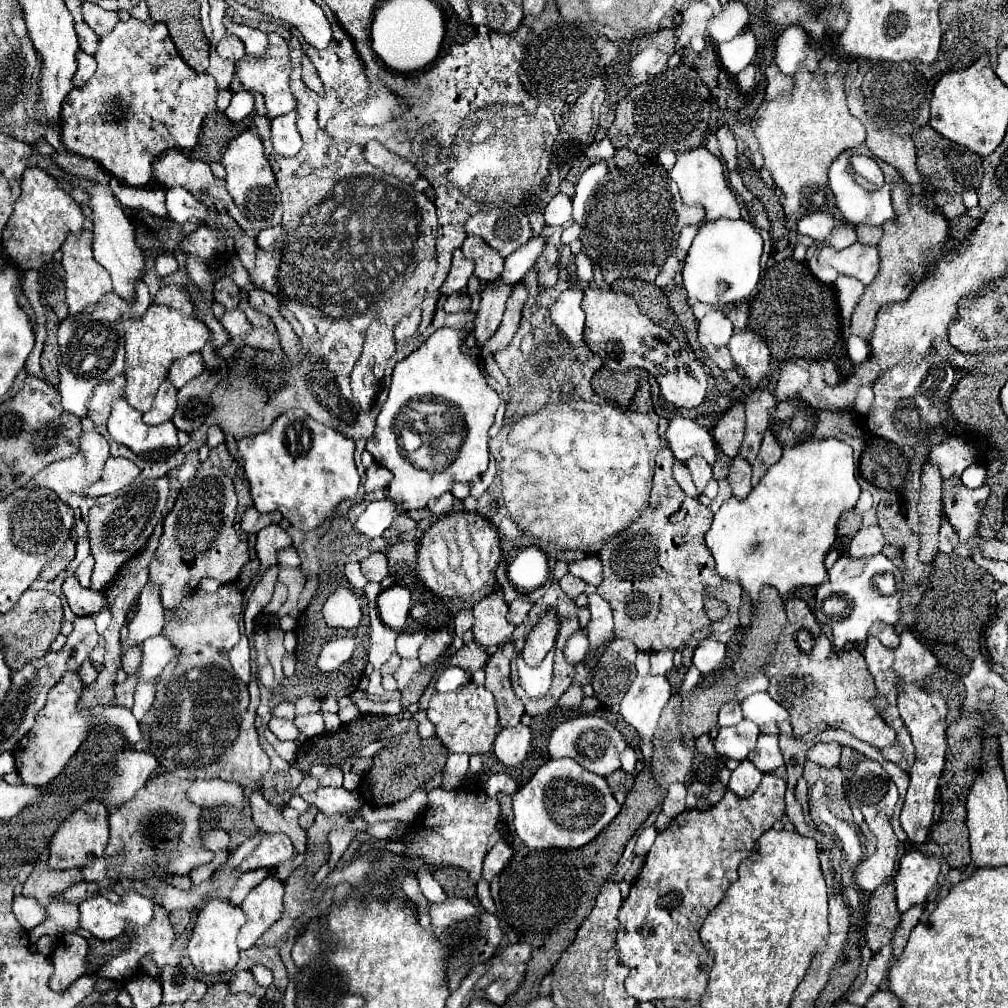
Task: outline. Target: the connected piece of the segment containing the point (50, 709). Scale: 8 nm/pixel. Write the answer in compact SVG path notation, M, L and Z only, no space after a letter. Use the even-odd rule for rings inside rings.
M77 673L63 675L63 679L49 691L47 703L37 713L33 729L19 741L13 755L15 755L17 773L25 785L43 787L49 781L53 781L65 769L65 765L75 755L75 751L81 747L81 743L87 739L87 733L91 731L91 727L97 723L101 723L103 729L107 727L107 729L121 731L131 745L139 743L141 729L139 729L139 723L133 717L131 709L127 709L123 705L109 705L109 707L95 705L91 709L77 709L81 691L83 691L83 683L77 677Z

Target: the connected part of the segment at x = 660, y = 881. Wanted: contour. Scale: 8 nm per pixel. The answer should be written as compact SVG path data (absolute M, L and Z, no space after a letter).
M765 773L759 789L749 799L739 799L733 791L725 791L723 799L713 807L699 811L685 811L677 815L665 831L659 831L653 847L645 857L645 865L639 877L631 885L627 901L619 909L621 927L617 931L615 951L619 959L631 969L625 979L625 991L637 1001L657 1001L657 999L691 999L699 1001L705 995L709 971L713 959L699 939L699 929L705 917L719 905L725 897L729 885L737 879L739 863L753 853L757 839L773 827L785 813L785 787L787 783L775 773Z

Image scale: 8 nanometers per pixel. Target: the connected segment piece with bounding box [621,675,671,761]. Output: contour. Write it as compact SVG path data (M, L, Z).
M647 675L647 677L637 677L621 701L621 715L623 717L631 715L625 719L639 731L643 739L641 751L645 761L649 761L653 749L651 745L653 731L657 727L661 711L669 703L669 697L671 697L671 687L667 679L663 675Z

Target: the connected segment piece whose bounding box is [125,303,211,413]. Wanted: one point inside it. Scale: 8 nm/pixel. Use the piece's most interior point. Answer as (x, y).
(152, 342)

